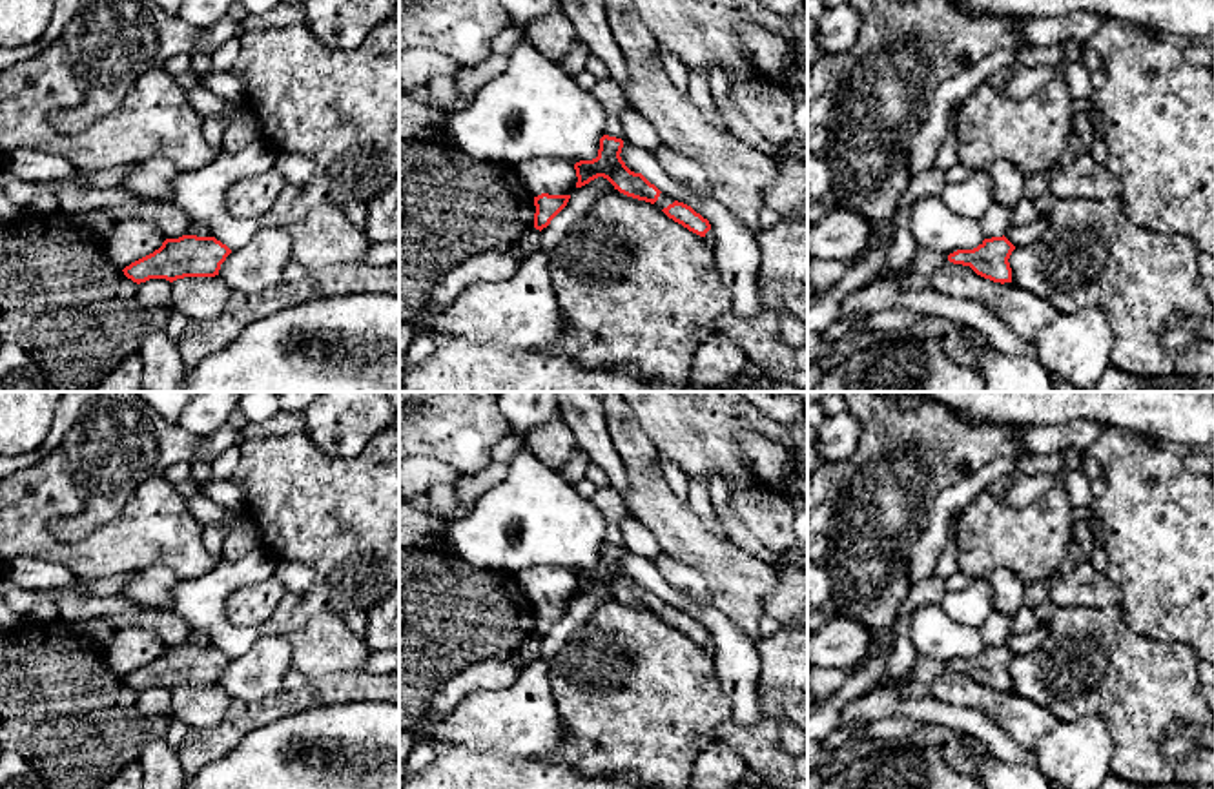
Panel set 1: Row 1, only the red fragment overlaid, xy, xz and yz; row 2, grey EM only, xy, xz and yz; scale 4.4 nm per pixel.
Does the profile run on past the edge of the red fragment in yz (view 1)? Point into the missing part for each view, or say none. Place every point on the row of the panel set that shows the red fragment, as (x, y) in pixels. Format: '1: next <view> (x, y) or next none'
1: next none

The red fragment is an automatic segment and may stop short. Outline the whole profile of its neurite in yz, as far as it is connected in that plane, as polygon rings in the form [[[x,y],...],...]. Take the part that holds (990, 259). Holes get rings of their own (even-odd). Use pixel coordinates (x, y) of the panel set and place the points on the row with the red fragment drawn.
[[[1003,235],[984,239],[973,250],[957,250],[948,255],[953,264],[970,266],[977,275],[993,282],[1012,282],[1010,255],[1015,246]]]

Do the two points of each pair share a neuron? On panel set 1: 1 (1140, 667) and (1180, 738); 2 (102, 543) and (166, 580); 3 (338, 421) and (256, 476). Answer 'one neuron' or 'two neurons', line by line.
1: one neuron
2: two neurons
3: two neurons

